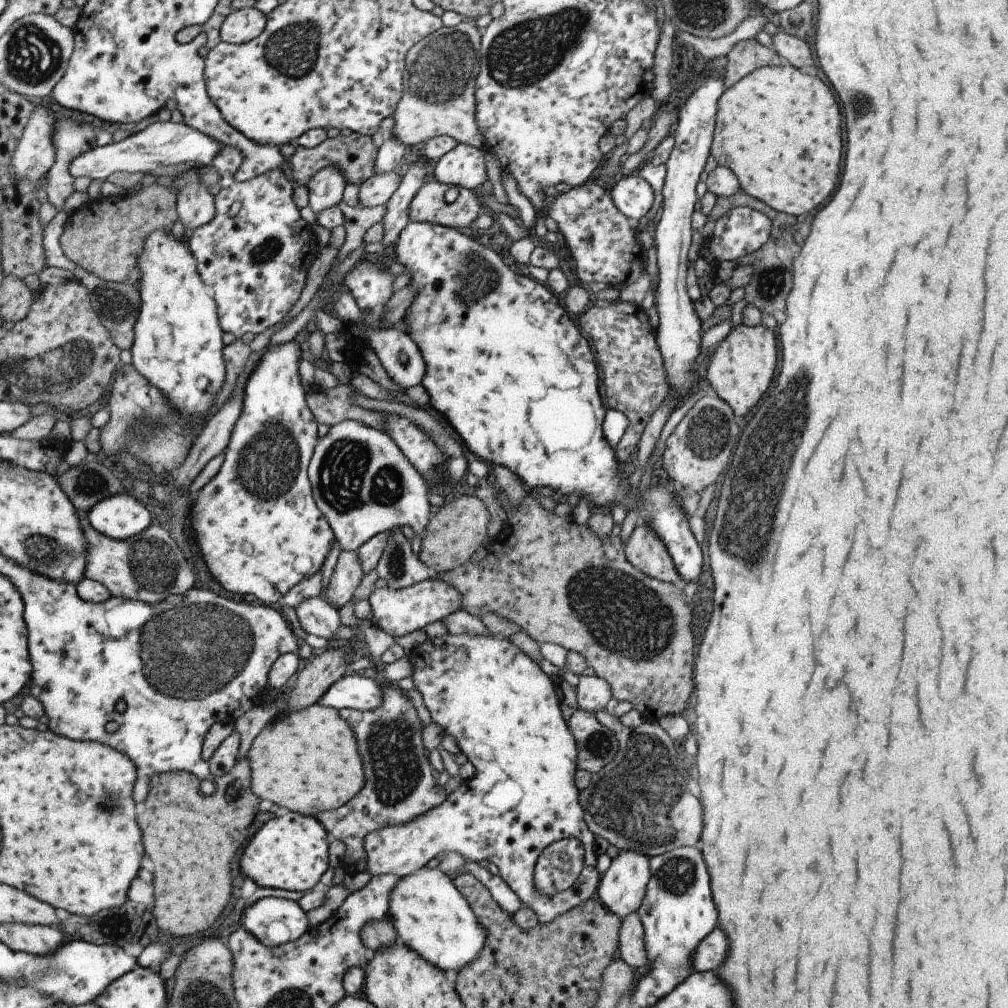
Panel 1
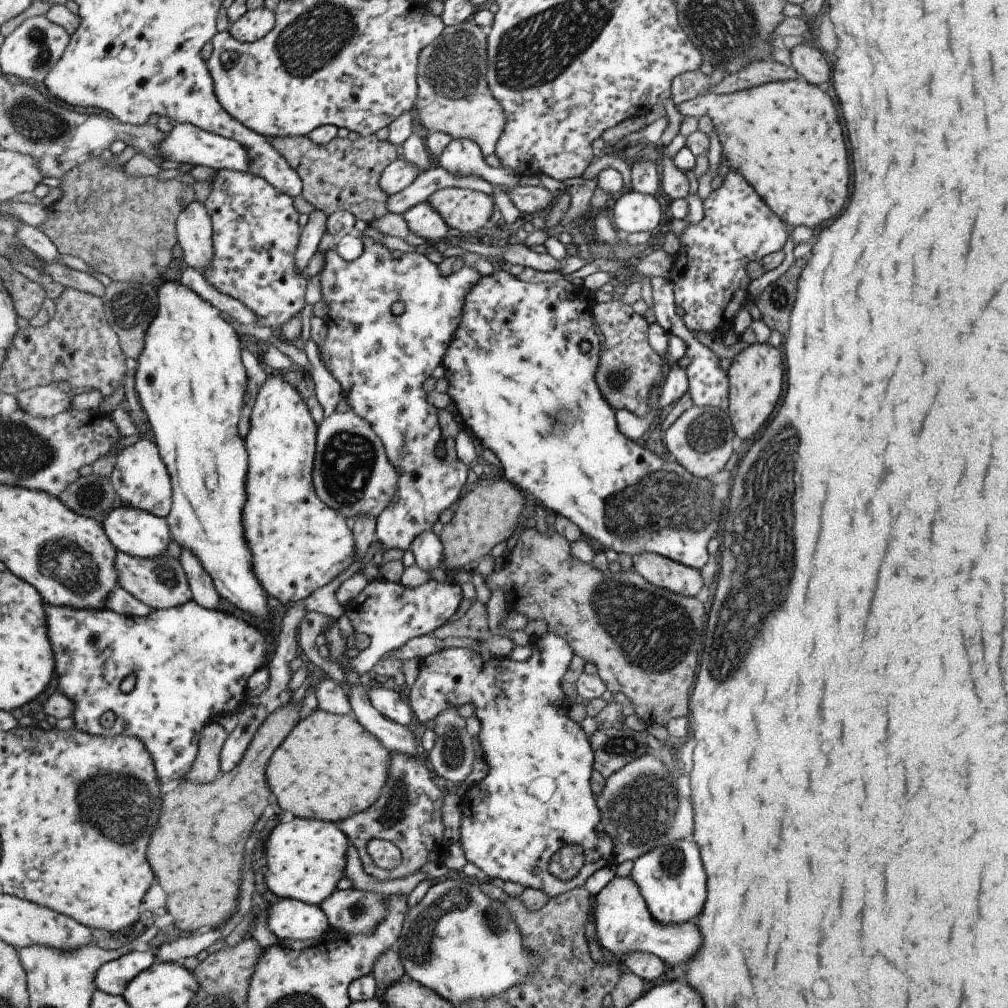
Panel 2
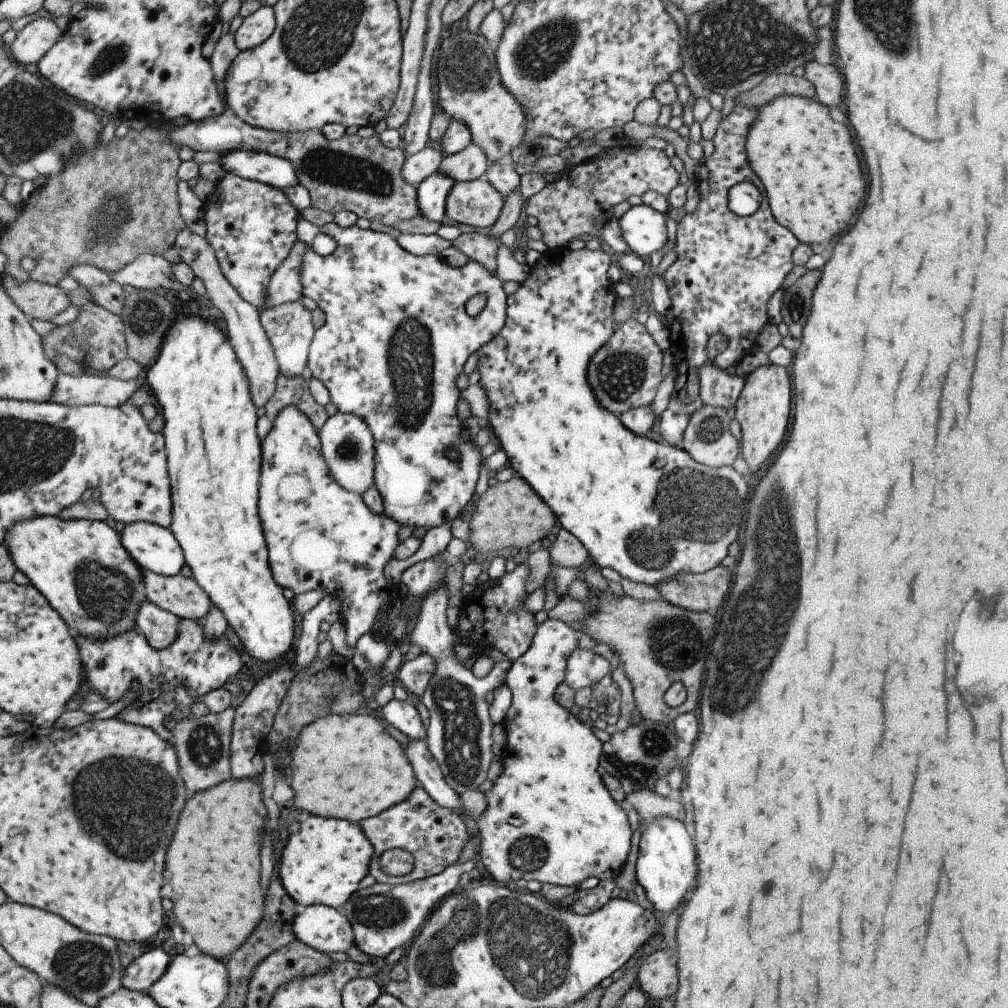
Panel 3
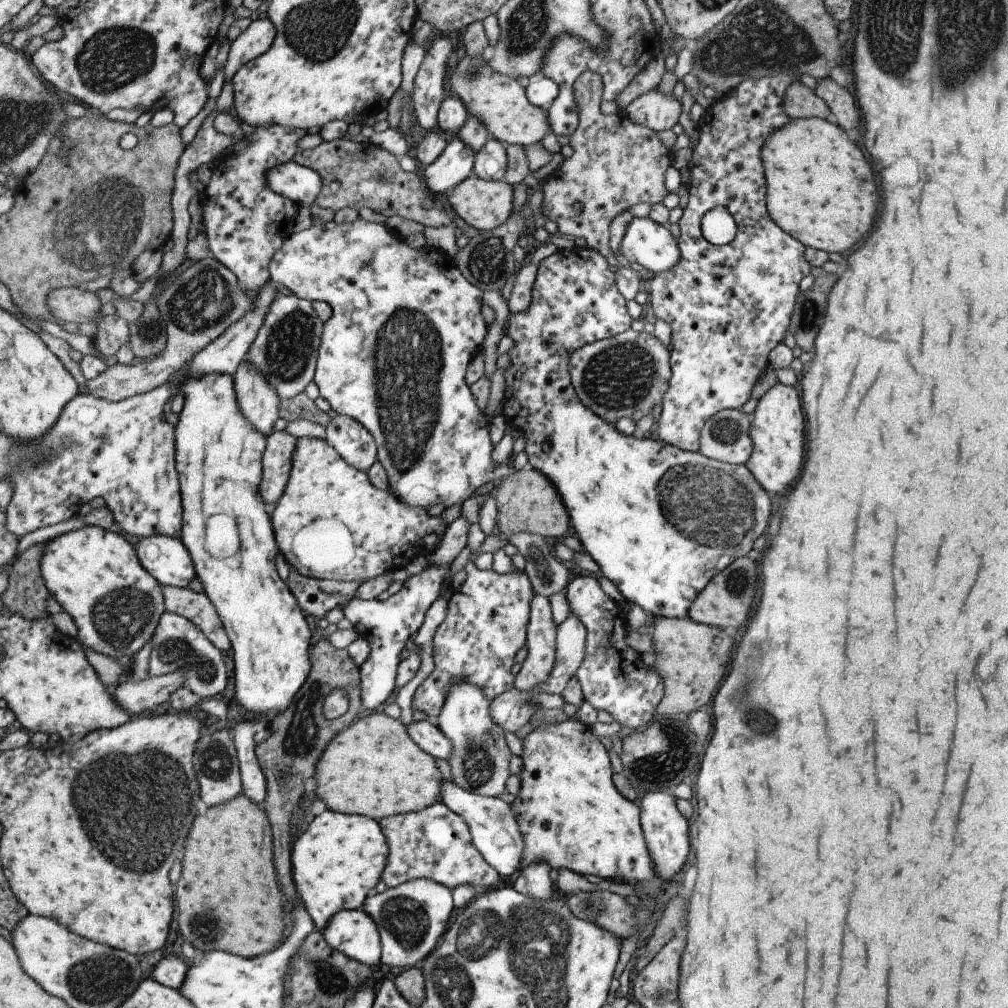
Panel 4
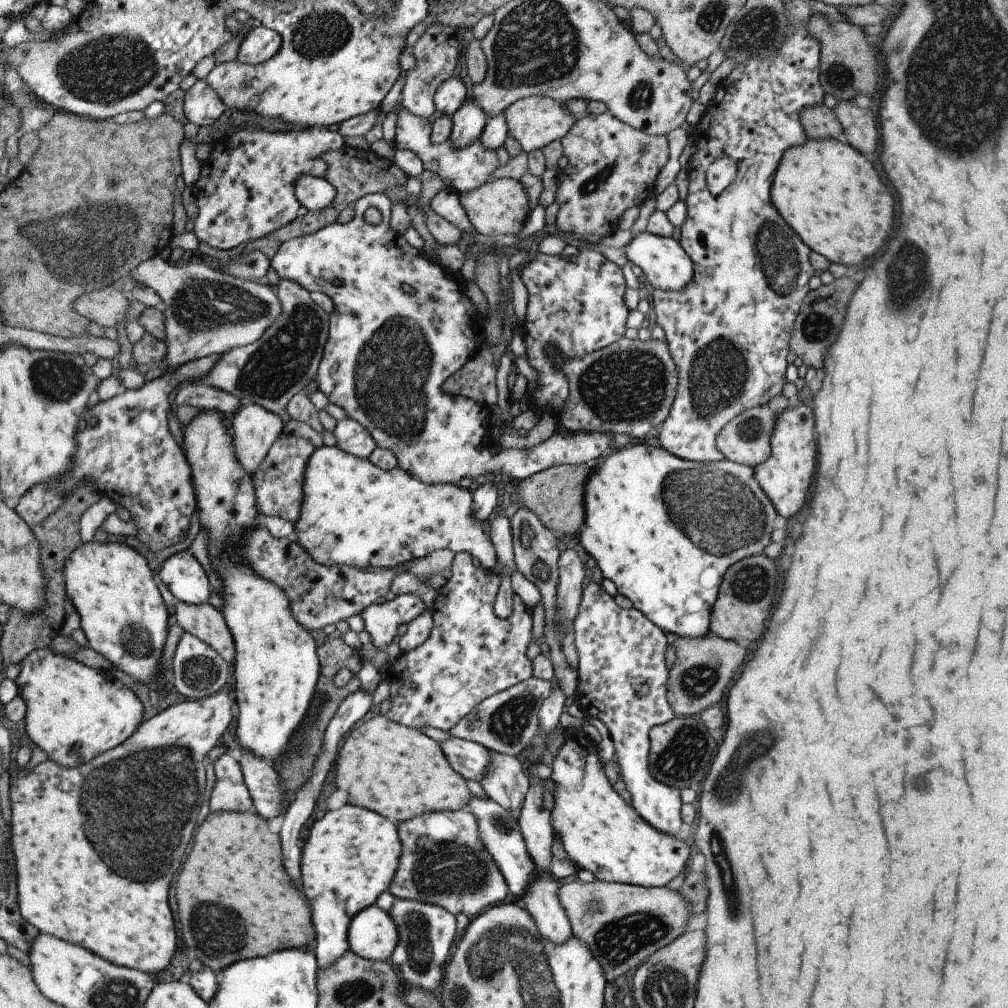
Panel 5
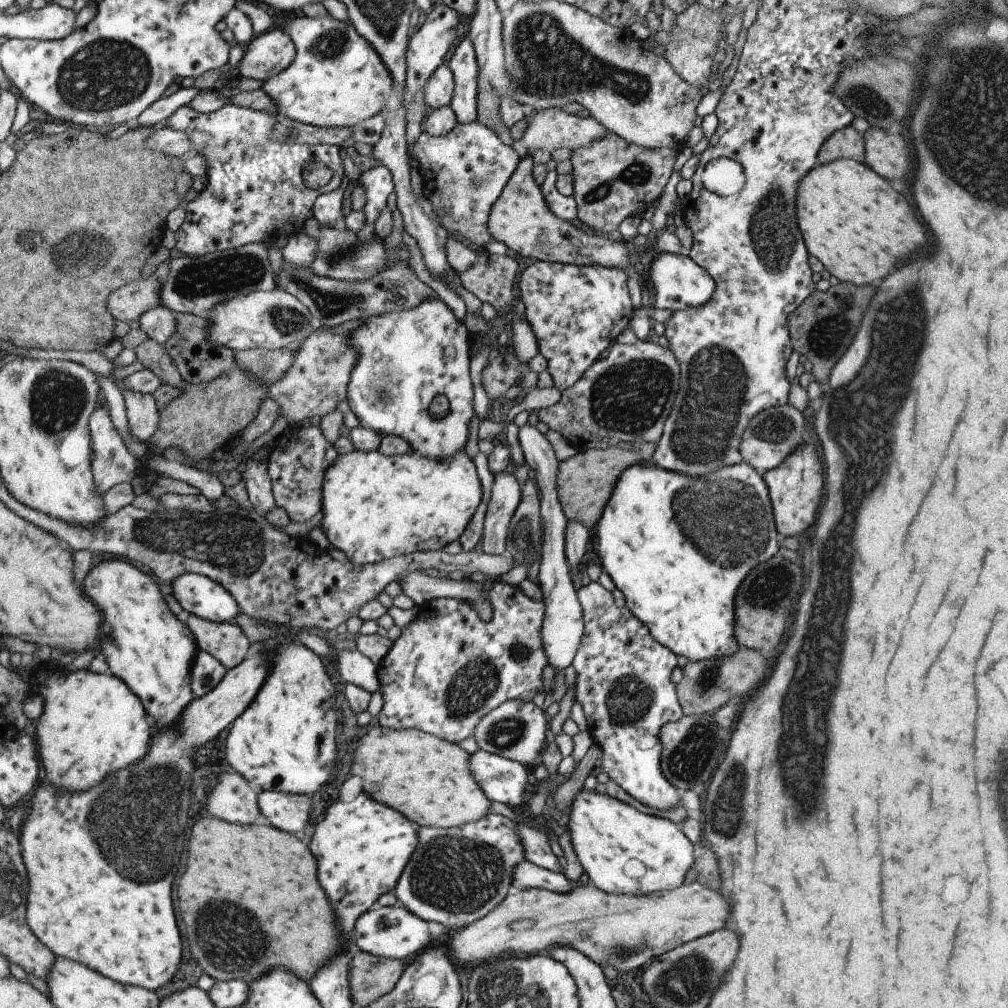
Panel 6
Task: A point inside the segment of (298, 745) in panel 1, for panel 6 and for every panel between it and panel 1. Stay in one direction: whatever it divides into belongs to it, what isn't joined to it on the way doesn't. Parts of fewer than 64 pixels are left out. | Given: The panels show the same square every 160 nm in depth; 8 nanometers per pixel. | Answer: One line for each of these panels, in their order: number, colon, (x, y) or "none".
2: (328, 767)
3: (346, 766)
4: (371, 768)
5: (396, 771)
6: (427, 779)

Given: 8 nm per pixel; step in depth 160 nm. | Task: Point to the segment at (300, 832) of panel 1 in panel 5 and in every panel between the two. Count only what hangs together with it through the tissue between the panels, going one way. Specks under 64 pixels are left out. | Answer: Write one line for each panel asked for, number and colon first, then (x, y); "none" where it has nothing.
2: (305, 857)
3: (321, 864)
4: (336, 861)
5: (348, 859)

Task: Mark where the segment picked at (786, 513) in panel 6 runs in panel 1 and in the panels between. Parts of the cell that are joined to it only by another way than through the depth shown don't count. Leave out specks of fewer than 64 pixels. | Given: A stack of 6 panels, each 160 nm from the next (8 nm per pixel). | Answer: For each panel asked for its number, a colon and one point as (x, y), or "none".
1: (740, 369)
2: (754, 374)
3: (762, 408)
4: (775, 425)
5: (784, 476)

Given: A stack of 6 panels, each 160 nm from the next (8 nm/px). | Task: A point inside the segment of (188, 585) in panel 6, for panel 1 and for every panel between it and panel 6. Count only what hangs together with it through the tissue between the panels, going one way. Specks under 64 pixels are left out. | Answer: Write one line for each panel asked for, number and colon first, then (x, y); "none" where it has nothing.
1: (120, 516)
2: (130, 530)
3: (152, 547)
4: (163, 557)
5: (180, 573)

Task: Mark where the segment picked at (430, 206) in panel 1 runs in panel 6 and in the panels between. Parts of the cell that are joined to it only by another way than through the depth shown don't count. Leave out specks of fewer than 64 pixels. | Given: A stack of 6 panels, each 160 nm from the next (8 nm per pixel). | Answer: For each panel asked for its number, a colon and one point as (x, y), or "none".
2: (466, 210)
3: (476, 203)
4: (483, 204)
5: (498, 206)
6: (519, 219)

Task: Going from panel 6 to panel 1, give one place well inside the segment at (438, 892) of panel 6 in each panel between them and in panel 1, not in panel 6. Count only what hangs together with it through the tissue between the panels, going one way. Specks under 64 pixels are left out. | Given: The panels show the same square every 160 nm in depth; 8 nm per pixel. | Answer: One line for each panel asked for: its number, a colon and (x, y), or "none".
1: (400, 784)
2: (407, 812)
3: (434, 835)
4: (434, 843)
5: (442, 861)

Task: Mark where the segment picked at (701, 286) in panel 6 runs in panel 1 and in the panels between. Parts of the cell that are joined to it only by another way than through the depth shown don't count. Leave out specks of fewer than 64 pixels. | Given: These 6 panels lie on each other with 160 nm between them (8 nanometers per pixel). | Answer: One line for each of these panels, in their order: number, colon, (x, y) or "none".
1: (631, 195)
2: (631, 211)
3: (643, 230)
4: (648, 243)
5: (662, 260)

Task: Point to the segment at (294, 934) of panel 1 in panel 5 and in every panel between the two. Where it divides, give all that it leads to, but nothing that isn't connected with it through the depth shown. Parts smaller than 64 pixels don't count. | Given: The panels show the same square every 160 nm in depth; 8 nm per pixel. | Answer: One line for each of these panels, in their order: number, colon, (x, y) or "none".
2: (287, 918)
3: (324, 929)
4: (350, 932)
5: (371, 934)

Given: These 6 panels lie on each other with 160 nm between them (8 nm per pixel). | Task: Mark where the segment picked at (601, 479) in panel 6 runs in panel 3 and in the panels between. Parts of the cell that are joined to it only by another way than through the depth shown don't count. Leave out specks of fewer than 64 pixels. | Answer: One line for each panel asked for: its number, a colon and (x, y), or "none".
3: (508, 516)
4: (525, 501)
5: (554, 495)

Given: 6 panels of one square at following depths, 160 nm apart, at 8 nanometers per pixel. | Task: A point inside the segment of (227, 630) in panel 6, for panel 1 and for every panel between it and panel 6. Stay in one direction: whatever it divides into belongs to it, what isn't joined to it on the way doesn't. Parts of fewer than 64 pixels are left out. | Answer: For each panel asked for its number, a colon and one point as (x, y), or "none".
1: (148, 567)
2: (158, 582)
3: (180, 596)
4: (196, 608)
5: (203, 621)

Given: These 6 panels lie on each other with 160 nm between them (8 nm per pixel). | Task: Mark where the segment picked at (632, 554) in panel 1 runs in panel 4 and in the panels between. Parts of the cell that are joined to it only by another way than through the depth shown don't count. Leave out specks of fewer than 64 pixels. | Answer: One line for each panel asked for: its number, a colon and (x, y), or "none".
2: (662, 572)
3: (698, 592)
4: (724, 601)

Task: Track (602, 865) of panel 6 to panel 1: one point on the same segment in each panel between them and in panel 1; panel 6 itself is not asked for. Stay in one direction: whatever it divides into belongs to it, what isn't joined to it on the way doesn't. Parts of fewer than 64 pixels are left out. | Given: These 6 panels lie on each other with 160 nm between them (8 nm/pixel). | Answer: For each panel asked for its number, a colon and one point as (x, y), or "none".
1: (503, 712)
2: (535, 797)
3: (548, 818)
4: (569, 815)
5: (600, 832)

